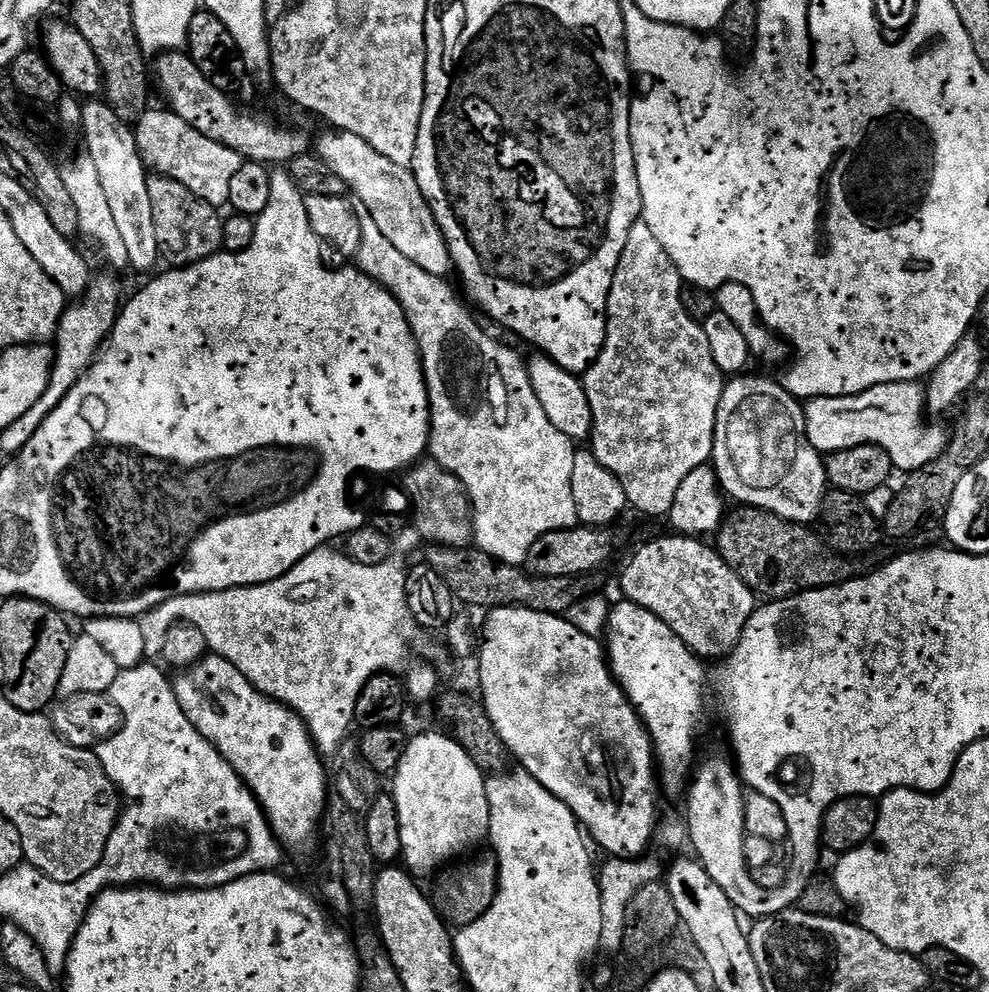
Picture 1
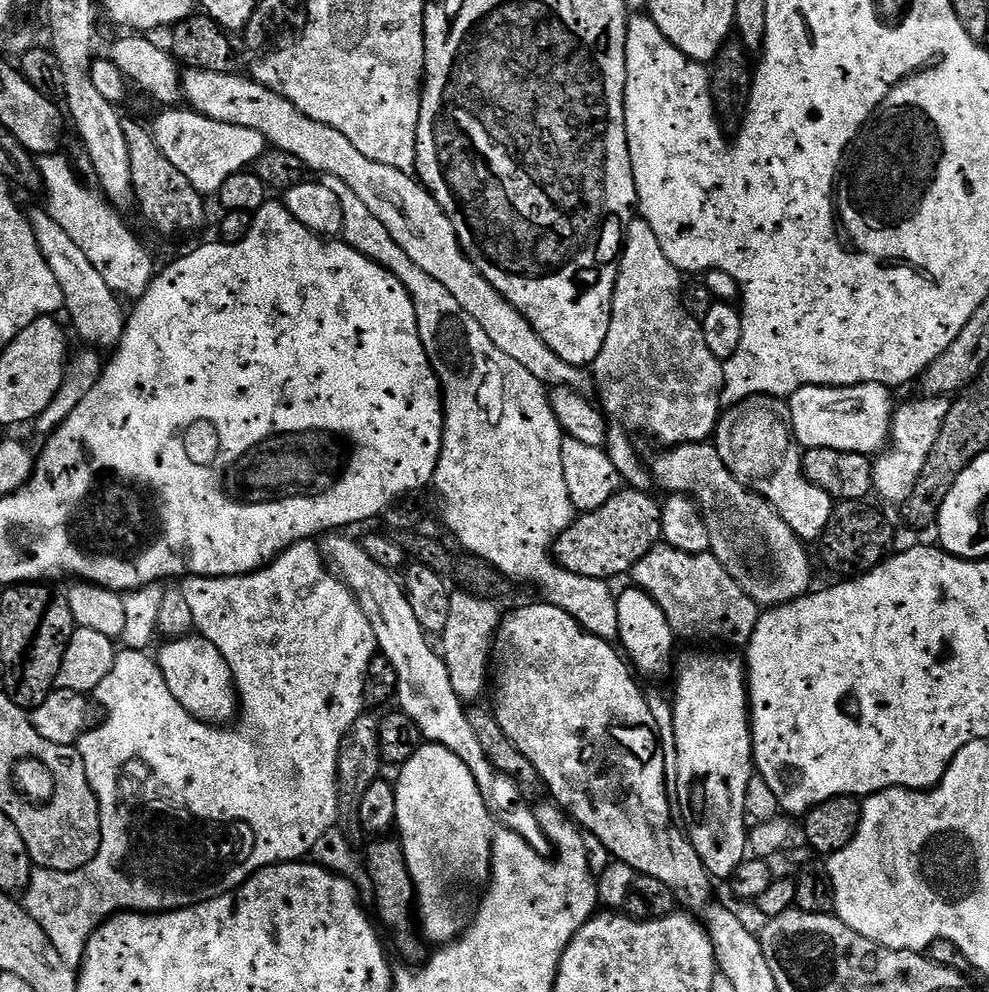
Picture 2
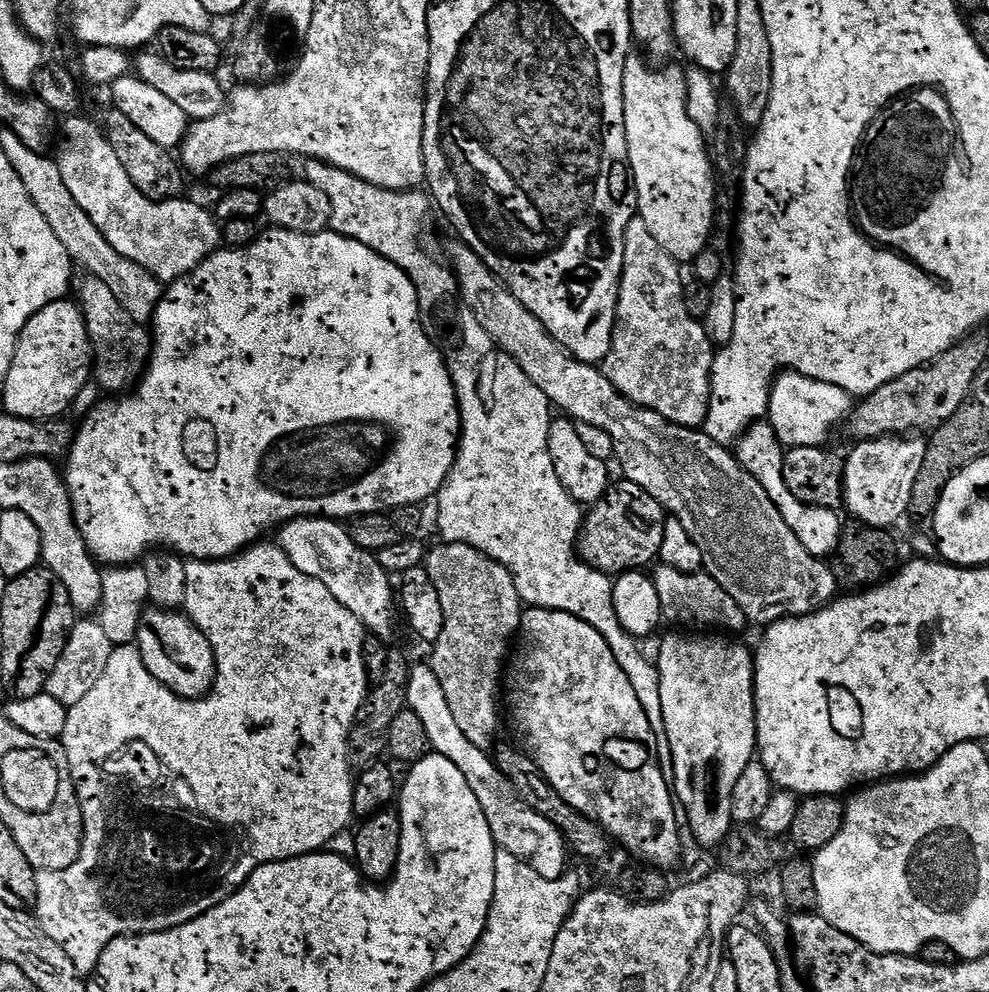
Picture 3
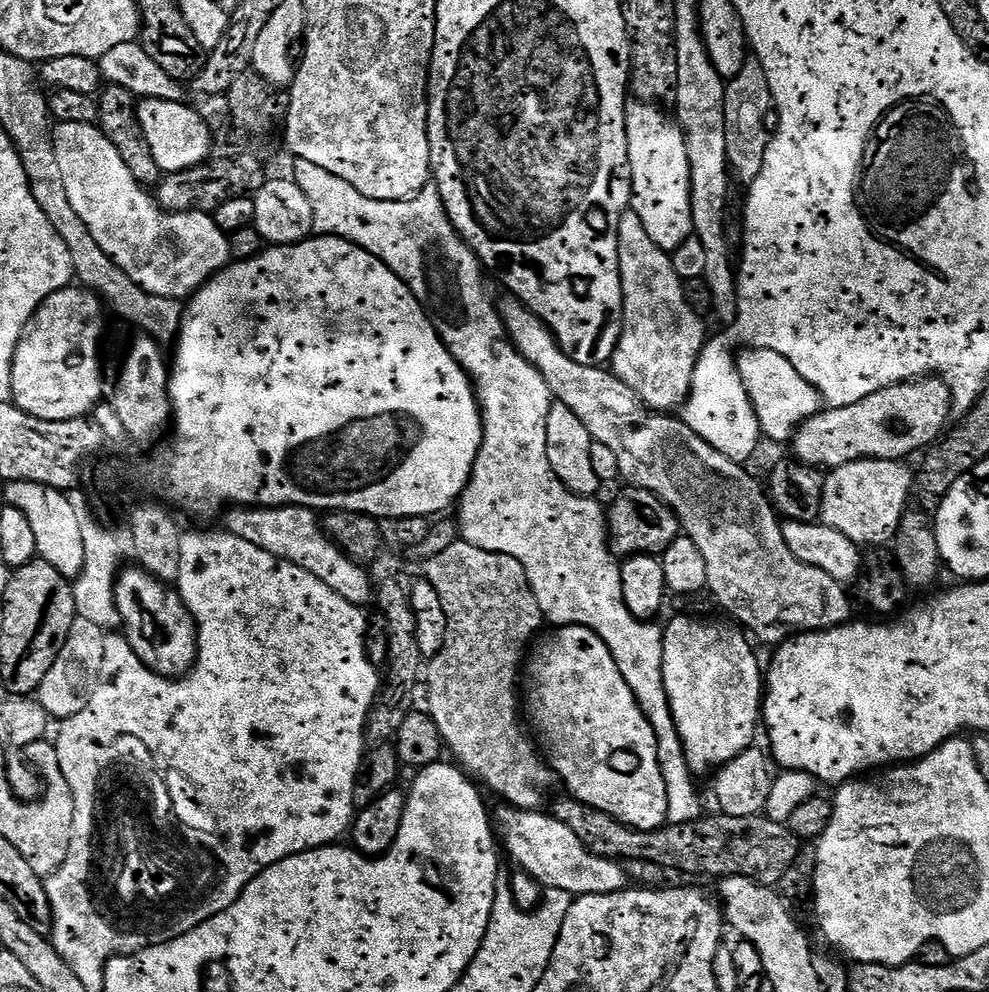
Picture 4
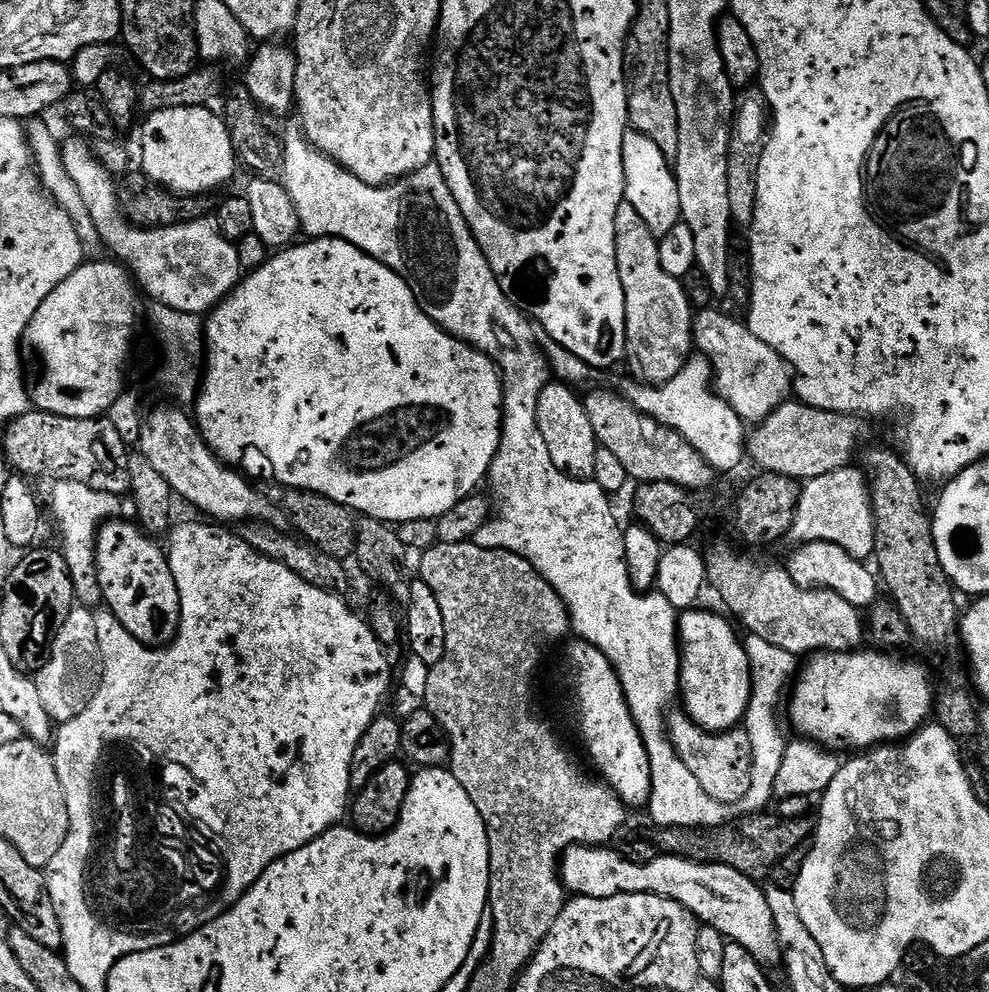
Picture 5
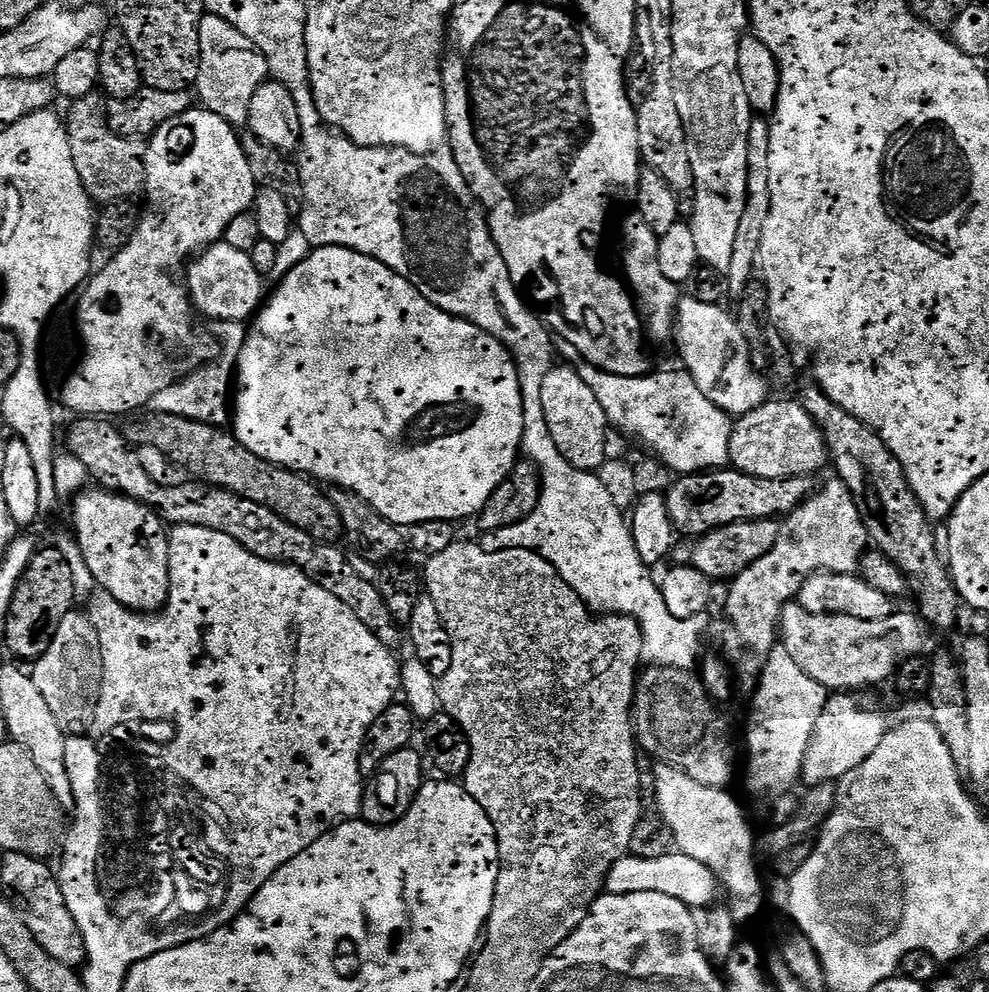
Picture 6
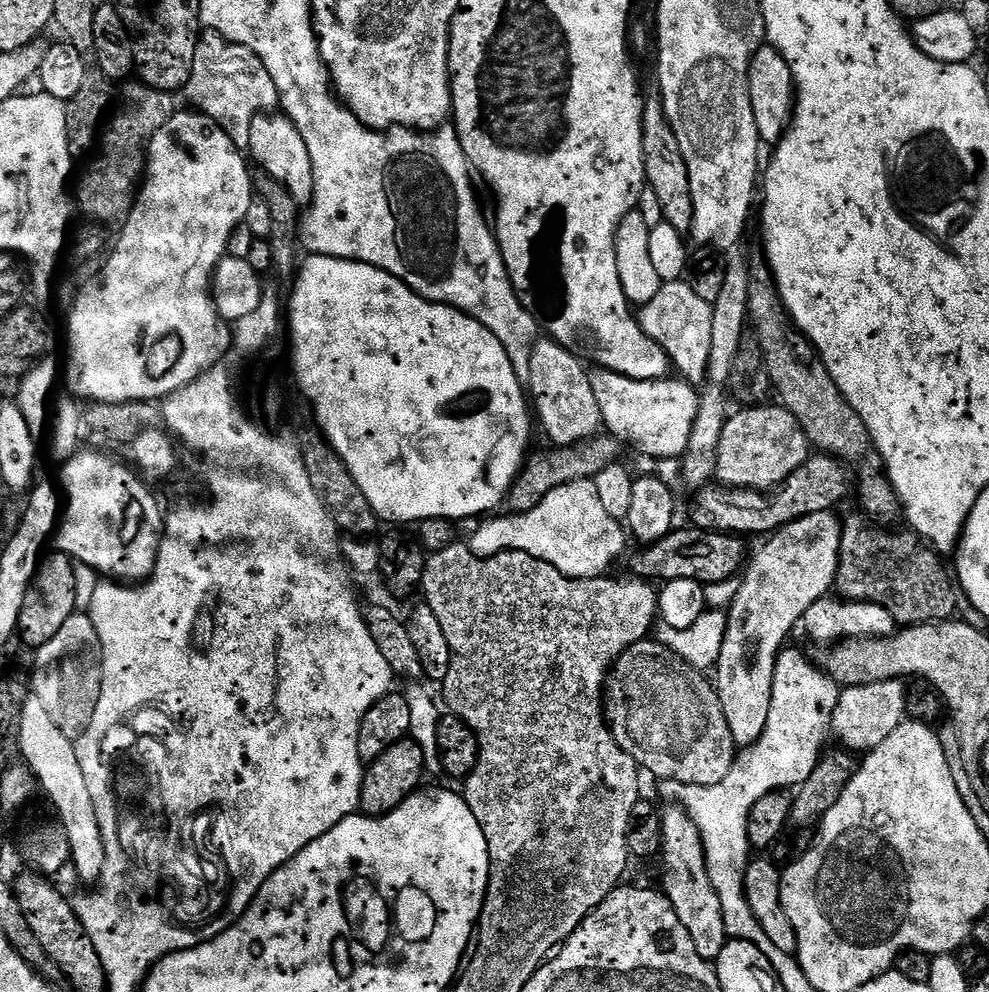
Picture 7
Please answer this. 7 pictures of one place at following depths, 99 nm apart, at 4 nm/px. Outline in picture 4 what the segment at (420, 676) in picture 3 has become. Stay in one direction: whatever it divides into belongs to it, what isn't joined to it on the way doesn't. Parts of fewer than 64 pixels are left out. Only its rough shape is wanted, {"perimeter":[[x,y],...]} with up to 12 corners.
{"perimeter":[[540,810],[494,824],[517,865],[574,898],[624,891],[623,863]]}

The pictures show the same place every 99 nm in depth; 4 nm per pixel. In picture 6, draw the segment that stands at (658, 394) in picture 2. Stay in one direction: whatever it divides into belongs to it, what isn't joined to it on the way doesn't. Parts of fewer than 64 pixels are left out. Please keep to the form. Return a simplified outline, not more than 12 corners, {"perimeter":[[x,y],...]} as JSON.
{"perimeter":[[632,210],[622,276],[643,331],[669,339],[678,284],[658,266],[660,237]]}

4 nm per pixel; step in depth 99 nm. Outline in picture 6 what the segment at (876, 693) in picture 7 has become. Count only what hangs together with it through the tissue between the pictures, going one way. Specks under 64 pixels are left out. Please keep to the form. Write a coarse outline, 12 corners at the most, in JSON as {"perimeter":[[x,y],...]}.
{"perimeter":[[829,695],[802,758],[805,785],[862,766],[890,721]]}

